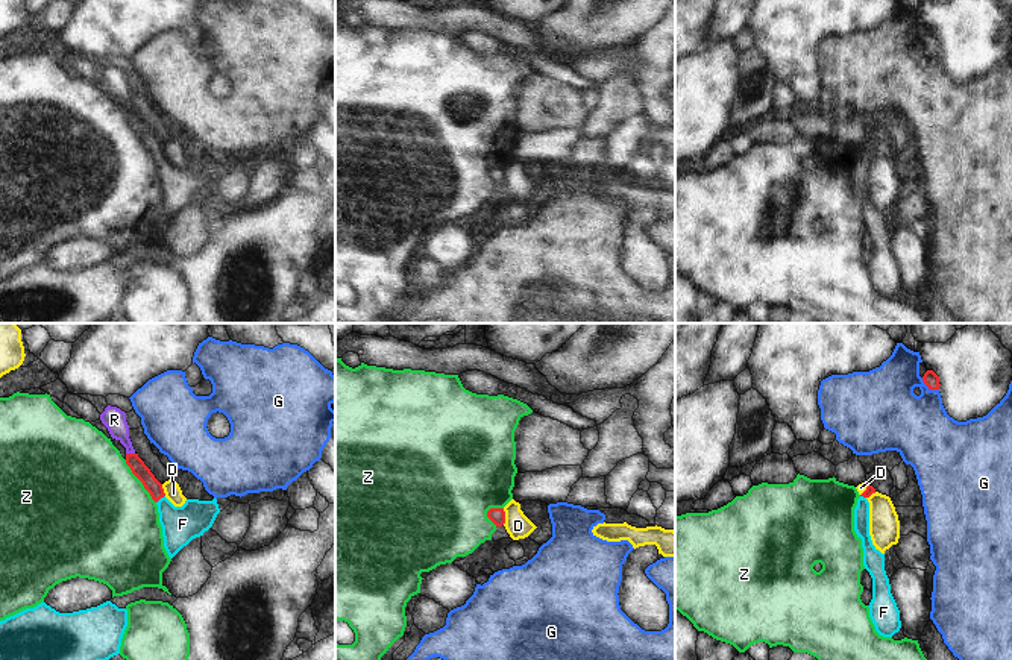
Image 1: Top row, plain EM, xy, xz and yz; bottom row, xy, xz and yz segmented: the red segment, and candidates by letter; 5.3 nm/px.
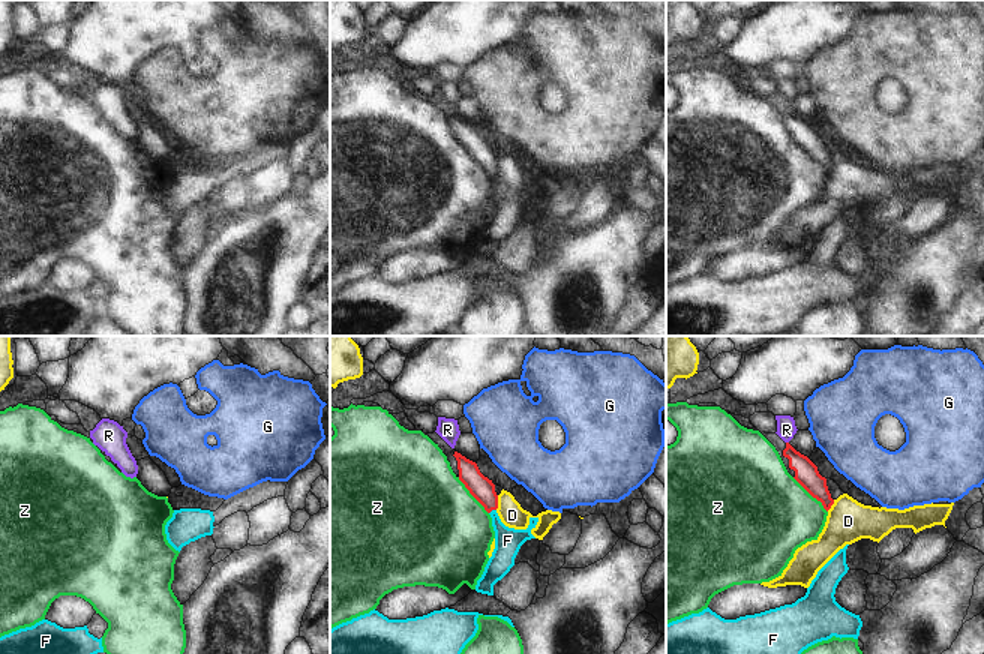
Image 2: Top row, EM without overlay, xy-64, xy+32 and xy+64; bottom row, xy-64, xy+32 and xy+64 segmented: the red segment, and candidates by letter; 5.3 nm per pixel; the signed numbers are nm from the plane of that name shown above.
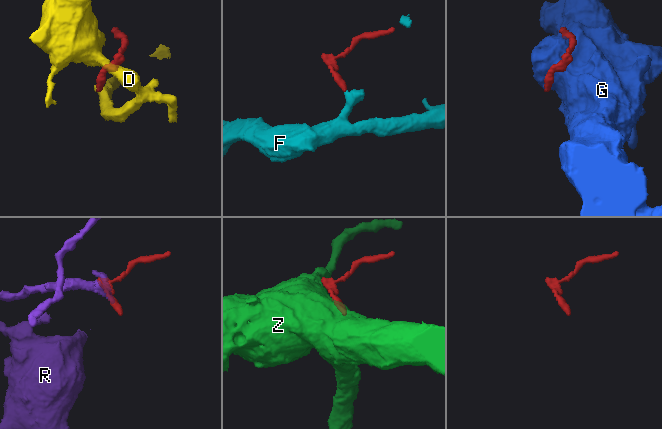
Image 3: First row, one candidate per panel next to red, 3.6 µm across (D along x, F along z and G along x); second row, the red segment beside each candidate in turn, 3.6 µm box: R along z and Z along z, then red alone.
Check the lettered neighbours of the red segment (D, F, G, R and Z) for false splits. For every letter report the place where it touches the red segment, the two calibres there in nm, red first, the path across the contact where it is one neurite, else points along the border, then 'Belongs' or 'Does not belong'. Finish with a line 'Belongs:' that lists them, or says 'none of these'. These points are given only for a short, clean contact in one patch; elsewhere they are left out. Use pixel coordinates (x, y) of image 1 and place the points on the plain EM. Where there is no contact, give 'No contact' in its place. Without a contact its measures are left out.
D: Touches red at xz (504, 176). Thickness 80 nm (red) against 140 nm. Boundary: xz (502, 169), (504, 184). Does not belong
F: Touches red at xy (160, 158). Thickness 80 nm (red) against 190 nm. Path across: xy (132, 120), (160, 158), (182, 184). Belongs
G: Touches red at yz (929, 47). Thickness 80 nm (red) against 360 nm. Does not belong
R: Touches red at xy (131, 114). Thickness 80 nm (red) against 120 nm. Does not belong
Z: Touches red at xy (140, 140). Thickness 80 nm (red) against 500 nm. Boundary: xy (125, 120), (155, 163). Does not belong
Belongs: F.

